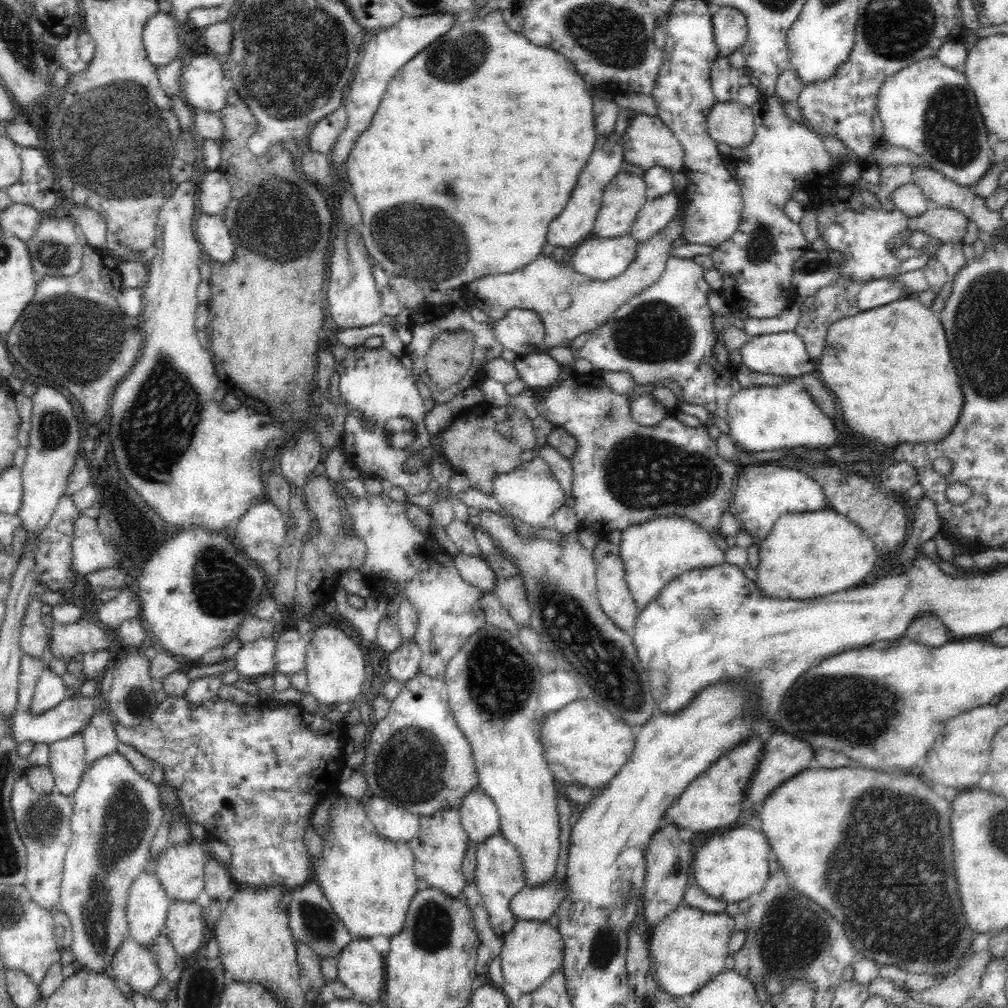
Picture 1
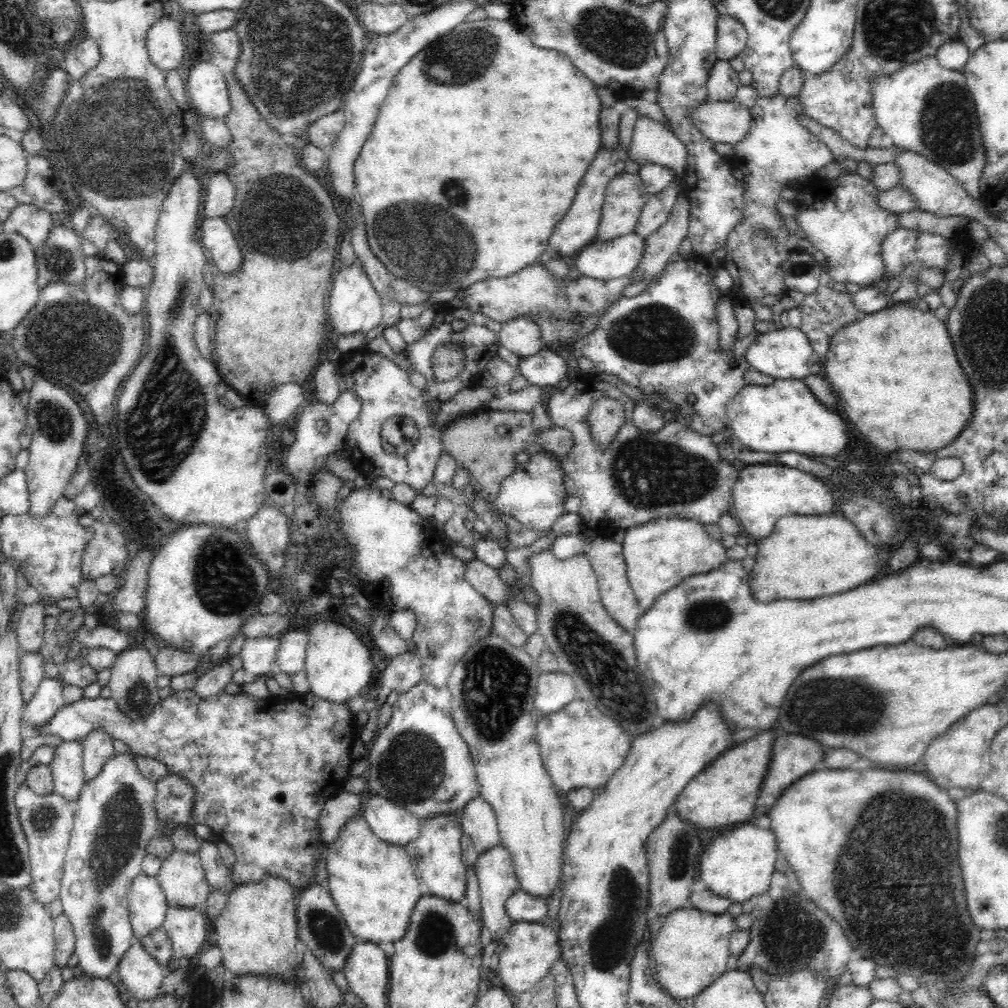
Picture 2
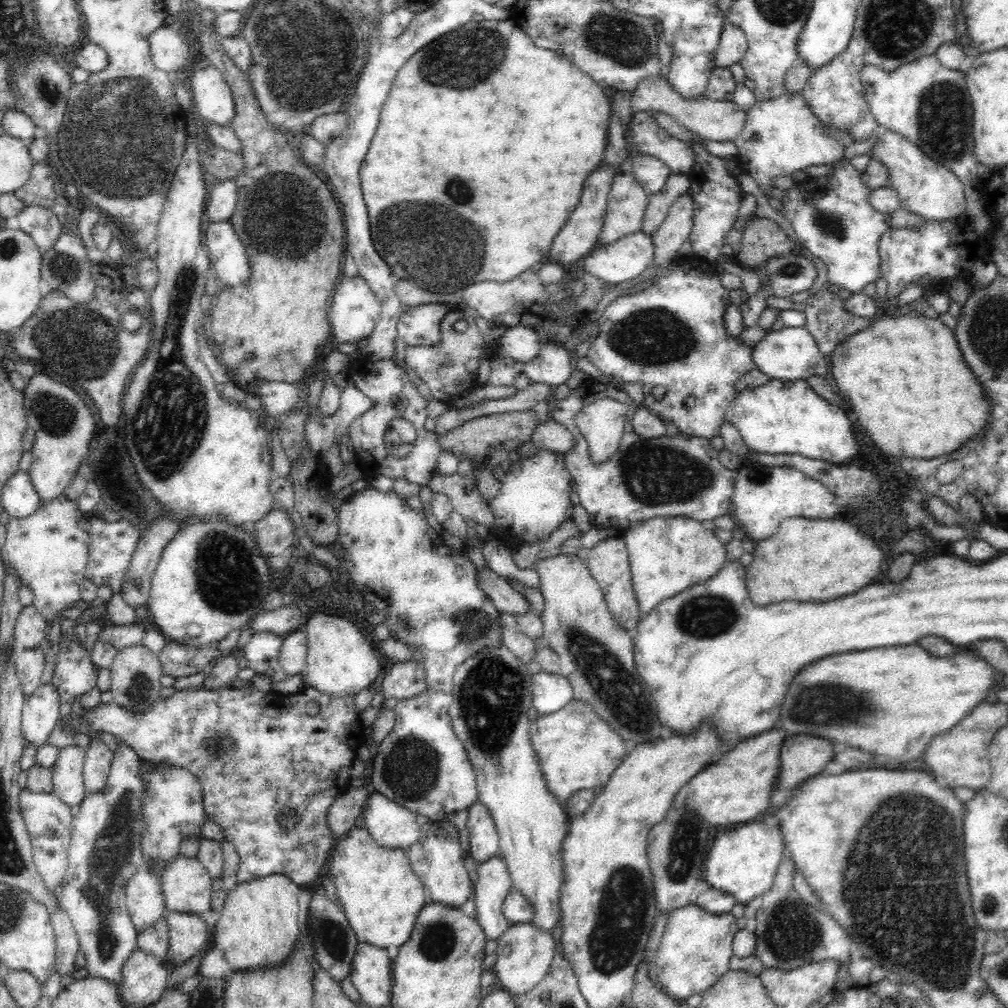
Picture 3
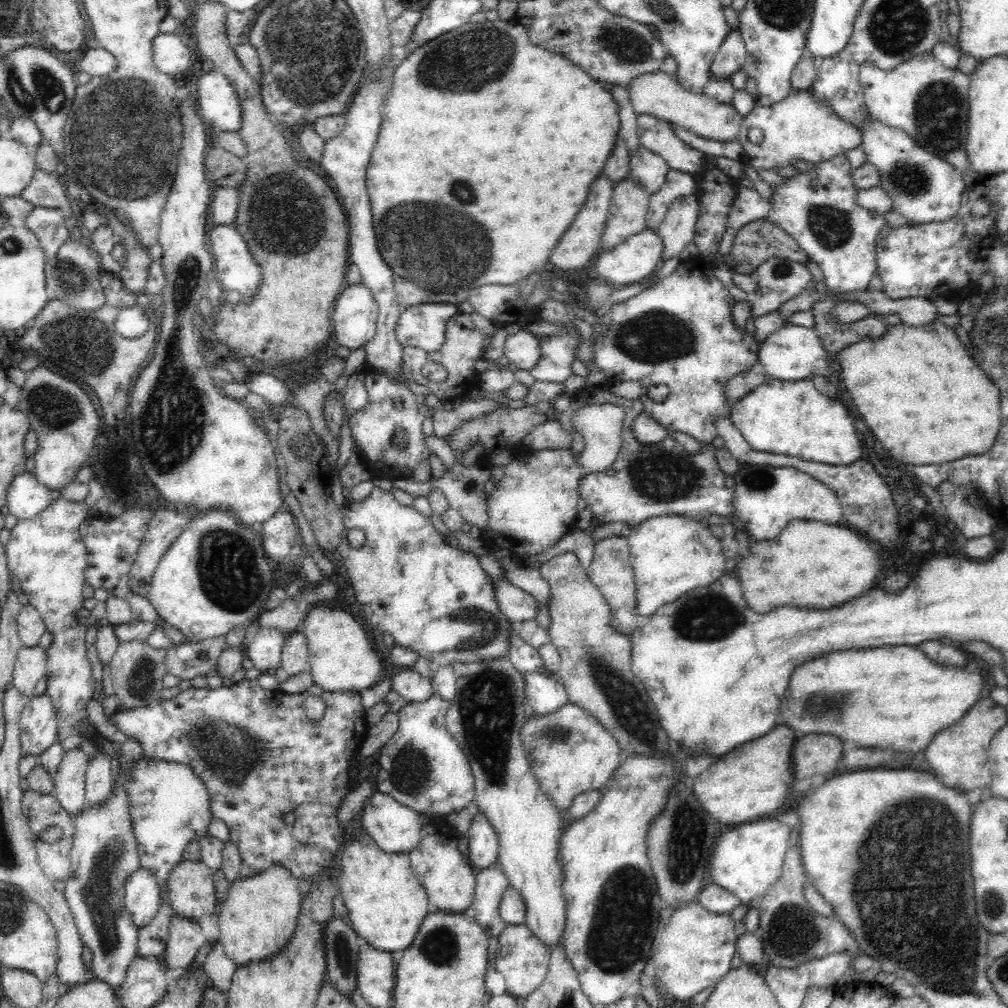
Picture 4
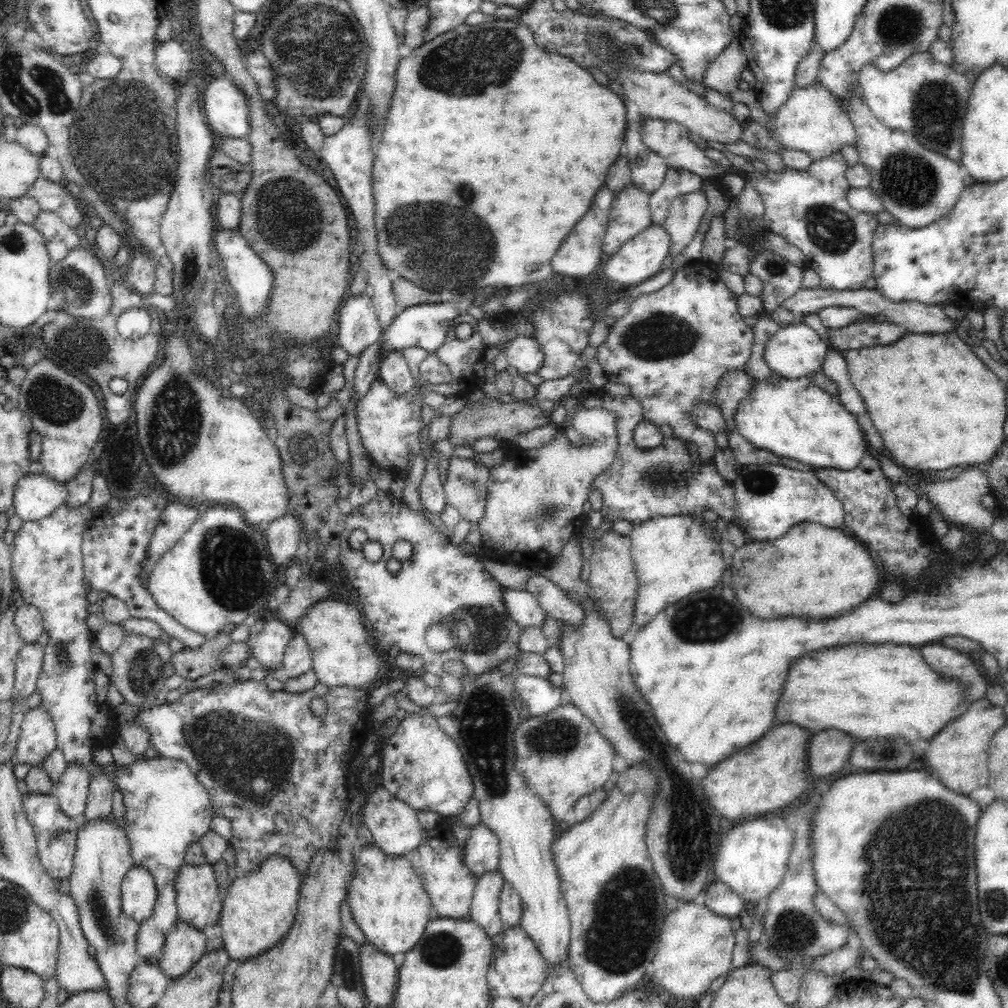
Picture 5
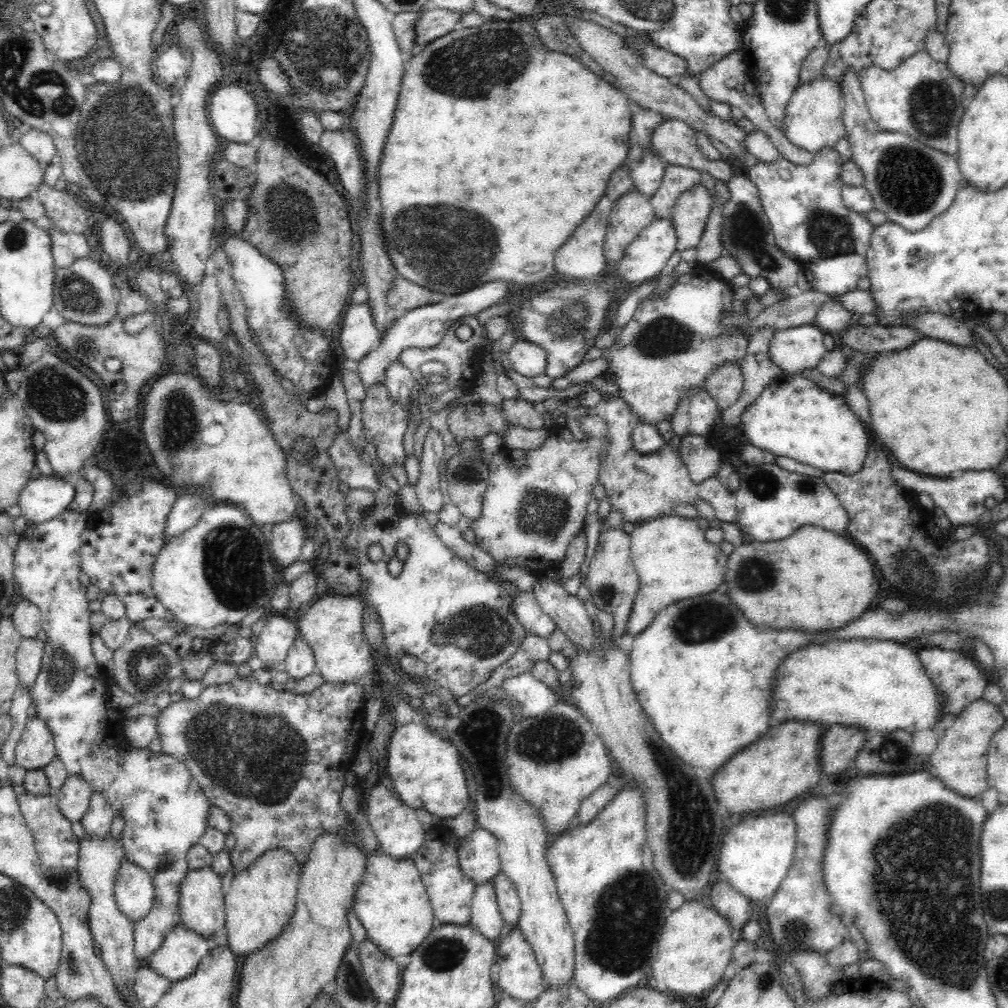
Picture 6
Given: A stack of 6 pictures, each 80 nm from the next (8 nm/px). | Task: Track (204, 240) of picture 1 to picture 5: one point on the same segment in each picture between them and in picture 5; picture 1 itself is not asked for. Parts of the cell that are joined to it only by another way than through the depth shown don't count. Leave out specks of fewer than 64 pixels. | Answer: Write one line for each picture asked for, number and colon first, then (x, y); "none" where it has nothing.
2: (217, 238)
3: (227, 255)
4: (235, 268)
5: (245, 272)

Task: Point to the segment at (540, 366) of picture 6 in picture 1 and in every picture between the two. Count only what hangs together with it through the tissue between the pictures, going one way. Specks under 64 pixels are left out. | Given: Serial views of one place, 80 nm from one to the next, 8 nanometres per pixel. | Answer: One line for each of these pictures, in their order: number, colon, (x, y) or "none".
1: (520, 330)
2: (522, 336)
3: (521, 343)
4: (523, 349)
5: (524, 353)

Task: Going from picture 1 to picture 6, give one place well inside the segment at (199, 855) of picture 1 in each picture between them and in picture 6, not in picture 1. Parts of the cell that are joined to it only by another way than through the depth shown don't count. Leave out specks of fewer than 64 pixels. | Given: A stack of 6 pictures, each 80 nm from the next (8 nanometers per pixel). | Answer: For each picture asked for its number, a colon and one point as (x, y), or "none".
2: (182, 877)
3: (186, 886)
4: (190, 889)
5: (198, 903)
6: (202, 901)

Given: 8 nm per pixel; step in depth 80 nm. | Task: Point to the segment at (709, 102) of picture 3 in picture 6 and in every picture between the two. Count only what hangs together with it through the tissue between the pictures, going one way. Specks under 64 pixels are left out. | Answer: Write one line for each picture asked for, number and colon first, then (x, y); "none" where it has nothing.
4: (658, 94)
5: (657, 95)
6: (649, 90)

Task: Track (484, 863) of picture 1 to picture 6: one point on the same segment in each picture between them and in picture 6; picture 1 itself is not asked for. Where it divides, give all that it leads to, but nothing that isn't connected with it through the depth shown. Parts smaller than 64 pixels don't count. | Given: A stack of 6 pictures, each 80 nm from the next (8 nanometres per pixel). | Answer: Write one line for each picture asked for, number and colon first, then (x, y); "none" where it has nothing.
2: (495, 871)
3: (494, 885)
4: (491, 882)
5: (484, 910)
6: (485, 916)

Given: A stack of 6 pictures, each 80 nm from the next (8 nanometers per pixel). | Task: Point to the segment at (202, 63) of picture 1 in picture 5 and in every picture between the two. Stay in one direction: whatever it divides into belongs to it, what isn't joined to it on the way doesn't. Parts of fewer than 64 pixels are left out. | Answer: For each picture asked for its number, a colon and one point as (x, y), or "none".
2: (206, 87)
3: (211, 98)
4: (217, 104)
5: (225, 110)

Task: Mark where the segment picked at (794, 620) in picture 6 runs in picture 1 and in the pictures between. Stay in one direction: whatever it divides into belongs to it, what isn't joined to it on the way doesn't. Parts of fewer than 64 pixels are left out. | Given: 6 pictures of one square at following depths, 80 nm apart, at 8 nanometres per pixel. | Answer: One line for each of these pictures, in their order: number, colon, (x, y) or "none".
1: (806, 555)
2: (805, 557)
3: (805, 559)
4: (810, 563)
5: (811, 570)

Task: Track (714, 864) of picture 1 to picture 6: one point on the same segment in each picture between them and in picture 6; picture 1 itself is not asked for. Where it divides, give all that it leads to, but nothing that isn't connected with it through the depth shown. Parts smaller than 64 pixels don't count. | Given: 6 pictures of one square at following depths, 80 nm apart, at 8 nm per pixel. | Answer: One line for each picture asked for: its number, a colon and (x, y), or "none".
2: (739, 864)
3: (742, 863)
4: (746, 861)
5: (752, 858)
6: (756, 853)

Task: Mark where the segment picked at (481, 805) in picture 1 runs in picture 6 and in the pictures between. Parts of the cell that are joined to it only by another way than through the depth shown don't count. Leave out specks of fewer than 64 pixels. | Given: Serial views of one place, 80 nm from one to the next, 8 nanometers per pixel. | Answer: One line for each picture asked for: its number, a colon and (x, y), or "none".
2: (478, 820)
3: (484, 840)
4: (484, 844)
5: (481, 854)
6: (478, 854)

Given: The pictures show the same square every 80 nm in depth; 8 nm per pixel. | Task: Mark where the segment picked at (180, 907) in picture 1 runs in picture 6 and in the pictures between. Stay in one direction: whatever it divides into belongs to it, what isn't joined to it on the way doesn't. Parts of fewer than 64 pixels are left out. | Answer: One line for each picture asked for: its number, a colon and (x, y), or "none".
2: (186, 927)
3: (188, 934)
4: (185, 937)
5: (184, 945)
6: (180, 954)

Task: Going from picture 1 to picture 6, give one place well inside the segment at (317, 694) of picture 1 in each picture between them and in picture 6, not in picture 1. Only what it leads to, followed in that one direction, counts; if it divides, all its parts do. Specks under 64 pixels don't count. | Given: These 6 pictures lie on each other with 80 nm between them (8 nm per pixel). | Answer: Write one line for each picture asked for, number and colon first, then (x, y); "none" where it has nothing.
2: (337, 664)
3: (340, 662)
4: (340, 657)
5: (343, 655)
6: (333, 627)

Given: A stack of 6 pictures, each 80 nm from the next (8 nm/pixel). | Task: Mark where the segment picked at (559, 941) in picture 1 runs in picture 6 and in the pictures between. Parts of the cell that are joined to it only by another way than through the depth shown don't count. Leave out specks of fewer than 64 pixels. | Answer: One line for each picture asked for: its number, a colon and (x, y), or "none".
2: (527, 951)
3: (525, 953)
4: (522, 959)
5: (517, 958)
6: (520, 976)

